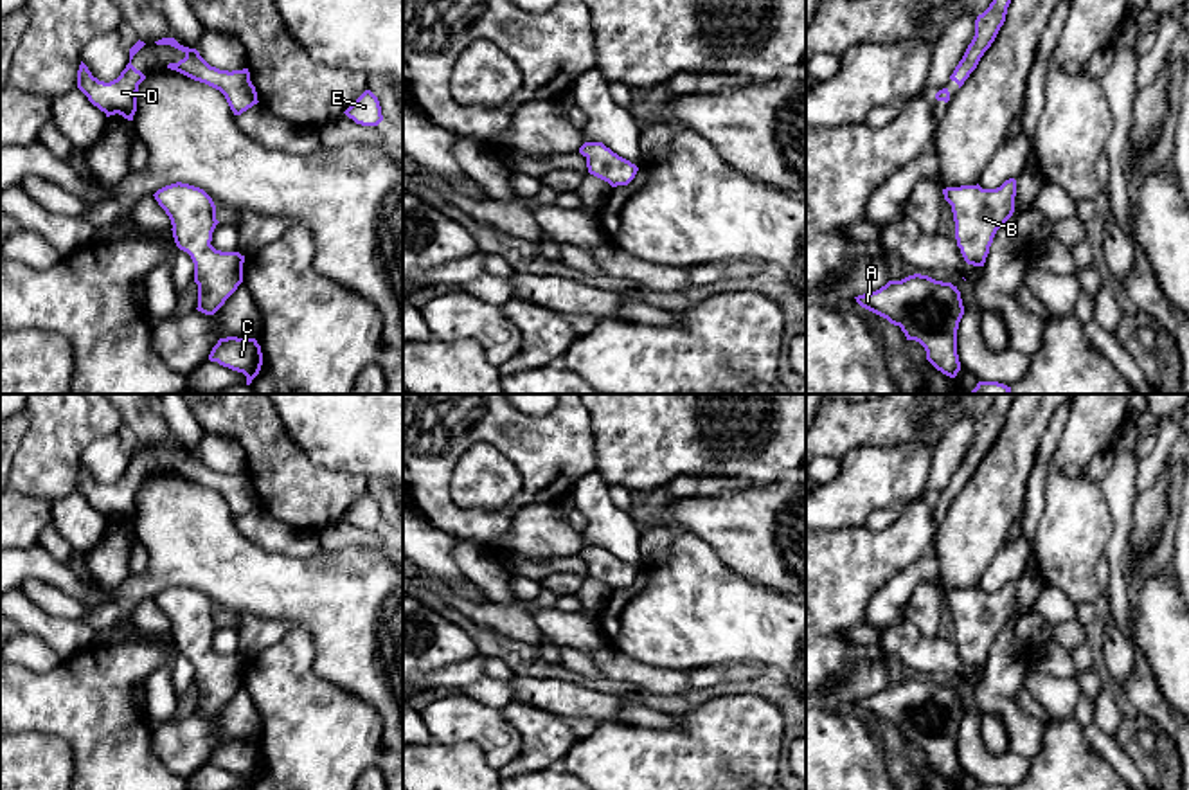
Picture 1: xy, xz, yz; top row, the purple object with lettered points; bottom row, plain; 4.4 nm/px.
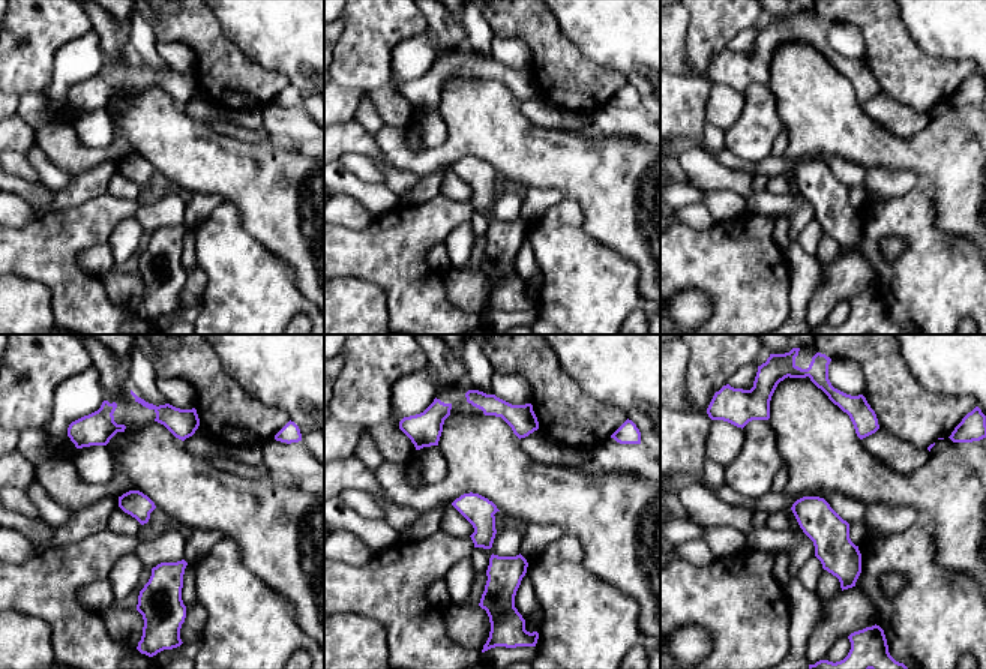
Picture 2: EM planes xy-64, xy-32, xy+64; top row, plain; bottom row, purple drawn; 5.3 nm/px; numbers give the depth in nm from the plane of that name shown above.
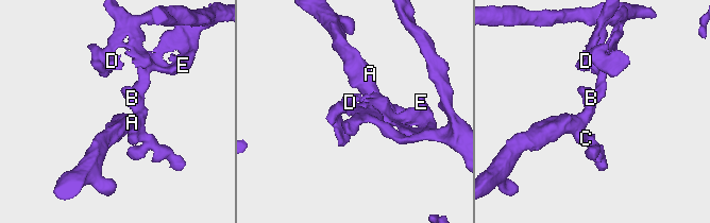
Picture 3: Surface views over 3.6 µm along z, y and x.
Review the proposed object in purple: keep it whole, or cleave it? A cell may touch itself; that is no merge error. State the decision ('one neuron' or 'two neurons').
two neurons

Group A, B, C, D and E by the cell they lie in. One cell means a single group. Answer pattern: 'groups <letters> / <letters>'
groups A B C / D E

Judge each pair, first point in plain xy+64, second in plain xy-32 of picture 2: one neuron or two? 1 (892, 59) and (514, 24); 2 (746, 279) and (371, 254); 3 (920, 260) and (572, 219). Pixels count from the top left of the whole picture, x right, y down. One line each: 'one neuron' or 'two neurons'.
1: one neuron
2: one neuron
3: one neuron

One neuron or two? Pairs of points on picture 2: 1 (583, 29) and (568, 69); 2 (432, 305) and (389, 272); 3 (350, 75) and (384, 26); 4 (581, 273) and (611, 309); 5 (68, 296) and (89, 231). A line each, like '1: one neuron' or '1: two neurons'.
1: two neurons
2: one neuron
3: one neuron
4: one neuron
5: one neuron

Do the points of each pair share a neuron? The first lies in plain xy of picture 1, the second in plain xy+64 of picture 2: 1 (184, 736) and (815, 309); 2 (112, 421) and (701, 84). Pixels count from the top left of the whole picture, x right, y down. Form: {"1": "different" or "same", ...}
{"1": "same", "2": "different"}

